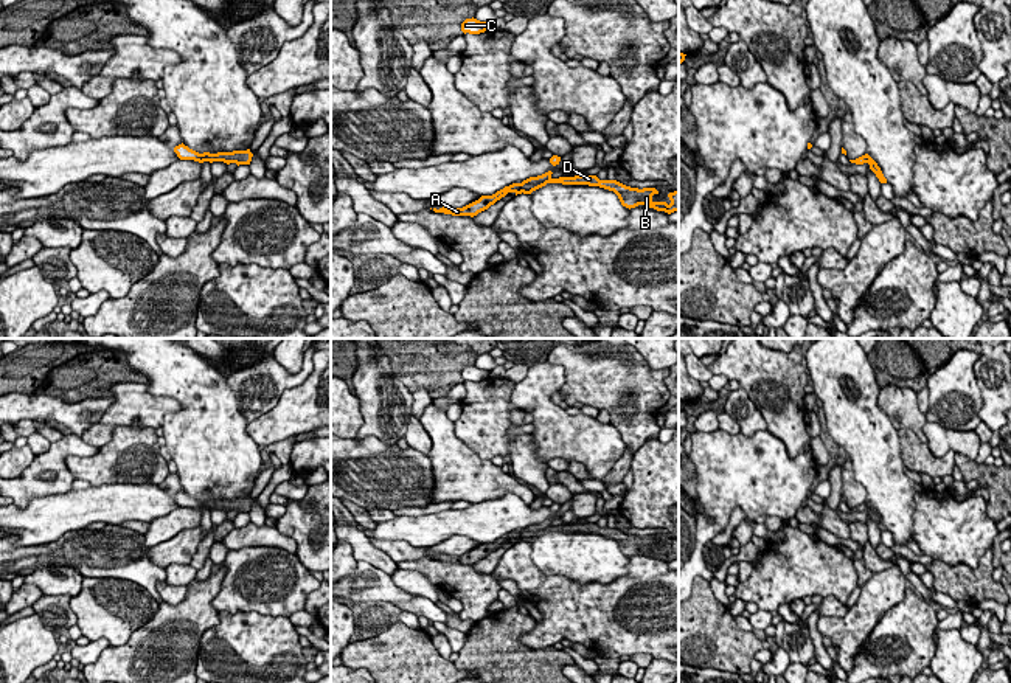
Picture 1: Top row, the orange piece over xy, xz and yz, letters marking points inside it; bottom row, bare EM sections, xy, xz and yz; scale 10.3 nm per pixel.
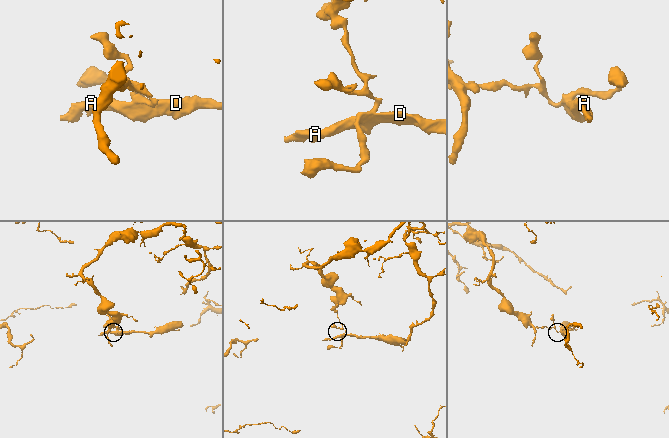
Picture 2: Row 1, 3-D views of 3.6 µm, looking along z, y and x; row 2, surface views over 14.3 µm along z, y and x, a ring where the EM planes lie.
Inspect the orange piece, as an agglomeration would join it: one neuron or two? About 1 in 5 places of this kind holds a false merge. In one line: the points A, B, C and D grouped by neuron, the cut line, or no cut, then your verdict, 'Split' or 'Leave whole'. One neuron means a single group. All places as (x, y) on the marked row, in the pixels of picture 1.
Groups: A B D / C. Split along xz (550, 177), (527, 190). Split

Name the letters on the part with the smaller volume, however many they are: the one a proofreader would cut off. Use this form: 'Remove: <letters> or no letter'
Remove: A, B, D

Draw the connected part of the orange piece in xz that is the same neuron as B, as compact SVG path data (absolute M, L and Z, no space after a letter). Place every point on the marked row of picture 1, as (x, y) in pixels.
M575 175L575 177L559 177L559 179L550 179L548 182L540 182L531 189L530 192L545 186L547 183L562 183L562 185L589 185L589 186L599 186L609 191L613 191L621 205L626 208L635 208L638 205L648 205L649 208L654 208L657 211L665 211L668 214L679 211L679 191L669 192L668 197L671 203L666 202L654 202L652 196L658 194L655 188L631 188L626 186L617 180L599 180L596 175Z

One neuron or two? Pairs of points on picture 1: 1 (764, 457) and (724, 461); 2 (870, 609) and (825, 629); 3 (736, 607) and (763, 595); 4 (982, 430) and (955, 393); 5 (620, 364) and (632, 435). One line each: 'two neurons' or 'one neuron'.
1: one neuron
2: one neuron
3: two neurons
4: two neurons
5: one neuron

